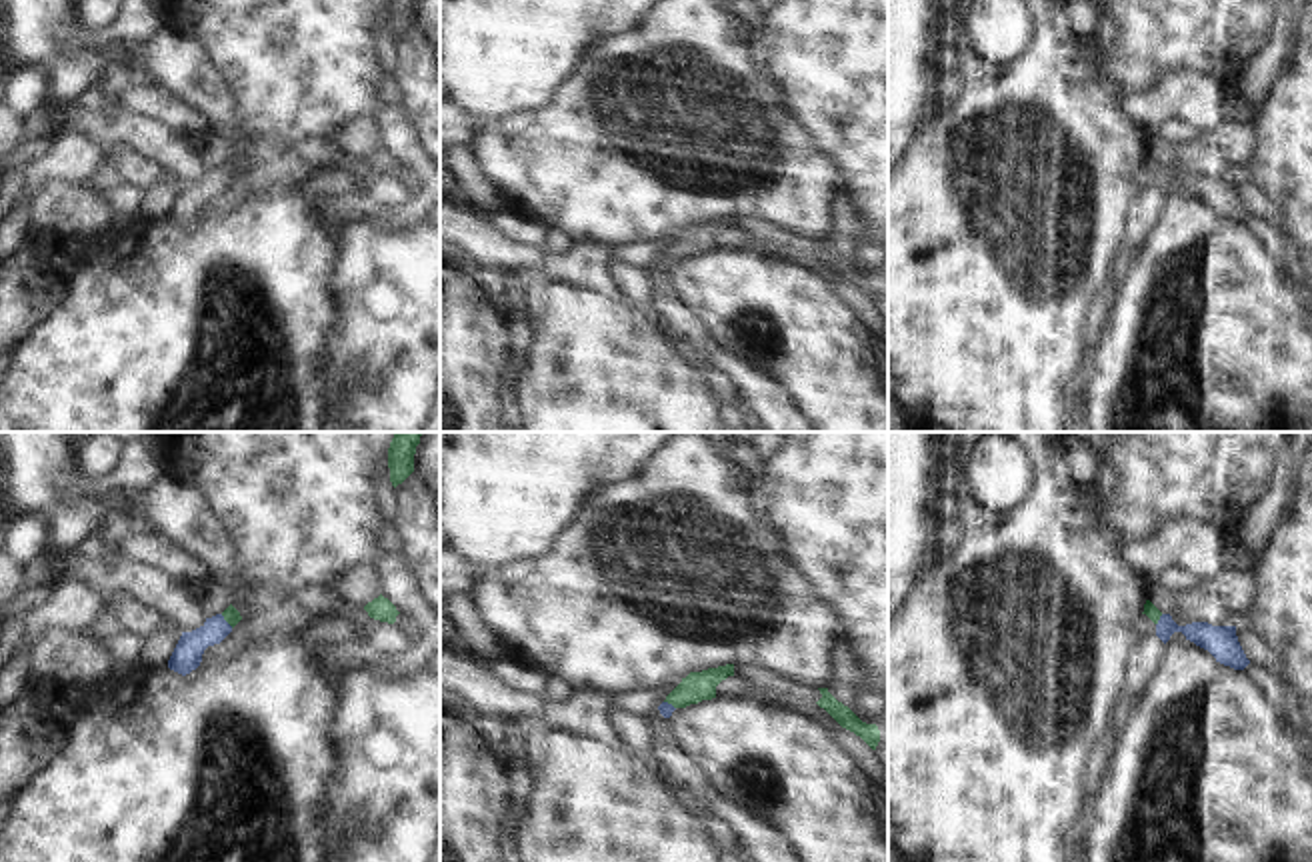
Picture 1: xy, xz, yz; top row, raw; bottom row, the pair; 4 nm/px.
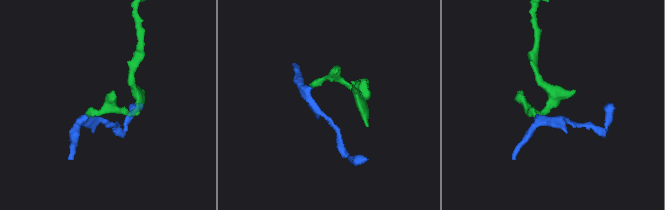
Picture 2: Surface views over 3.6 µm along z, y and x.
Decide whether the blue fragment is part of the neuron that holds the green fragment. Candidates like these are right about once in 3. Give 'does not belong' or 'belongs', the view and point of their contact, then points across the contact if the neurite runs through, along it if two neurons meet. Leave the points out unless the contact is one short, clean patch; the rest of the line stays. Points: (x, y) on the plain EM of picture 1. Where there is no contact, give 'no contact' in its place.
belongs; meets green in xy at (226, 172); runs through xy (230, 166), (226, 172), (186, 208)

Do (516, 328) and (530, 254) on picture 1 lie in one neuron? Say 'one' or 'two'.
two

